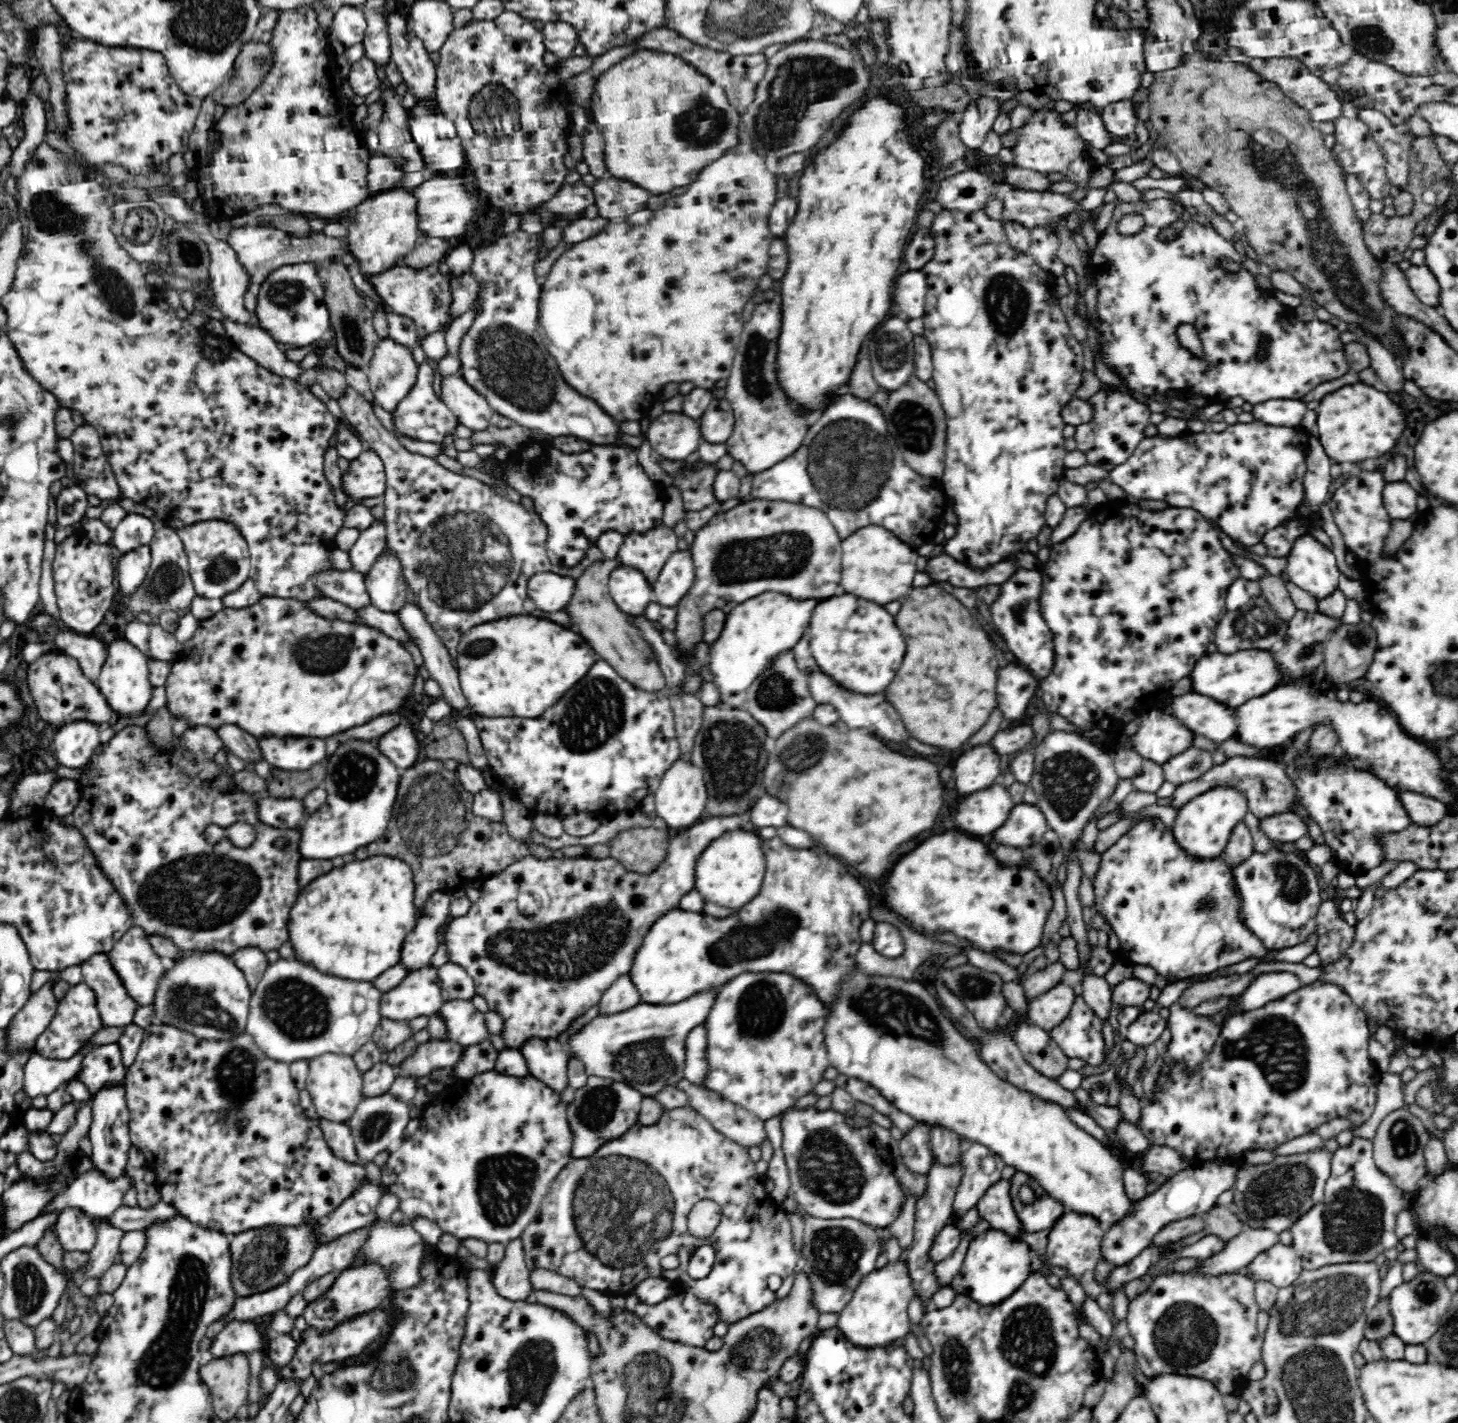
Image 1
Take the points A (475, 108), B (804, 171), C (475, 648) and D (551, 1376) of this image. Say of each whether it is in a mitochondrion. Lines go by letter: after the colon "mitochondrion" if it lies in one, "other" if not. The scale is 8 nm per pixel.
A: mitochondrion
B: other
C: mitochondrion
D: mitochondrion

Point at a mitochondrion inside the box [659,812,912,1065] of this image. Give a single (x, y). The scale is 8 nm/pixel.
(776, 928)

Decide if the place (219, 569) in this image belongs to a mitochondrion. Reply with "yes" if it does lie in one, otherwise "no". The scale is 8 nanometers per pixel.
yes

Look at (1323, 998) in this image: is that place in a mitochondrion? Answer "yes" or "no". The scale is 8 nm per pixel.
no

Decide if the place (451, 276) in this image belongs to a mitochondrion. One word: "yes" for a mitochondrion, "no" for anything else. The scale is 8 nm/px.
no

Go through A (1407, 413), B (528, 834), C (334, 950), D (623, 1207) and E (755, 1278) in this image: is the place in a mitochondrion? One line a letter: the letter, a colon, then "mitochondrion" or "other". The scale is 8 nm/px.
A: other
B: other
C: other
D: mitochondrion
E: other

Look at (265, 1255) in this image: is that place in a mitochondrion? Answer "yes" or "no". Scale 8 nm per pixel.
yes

